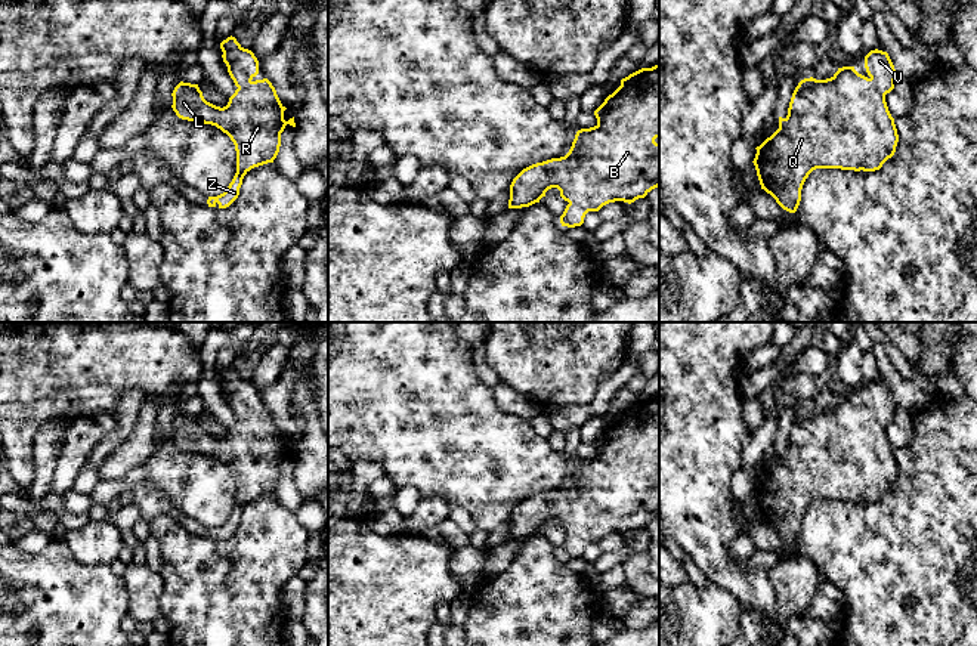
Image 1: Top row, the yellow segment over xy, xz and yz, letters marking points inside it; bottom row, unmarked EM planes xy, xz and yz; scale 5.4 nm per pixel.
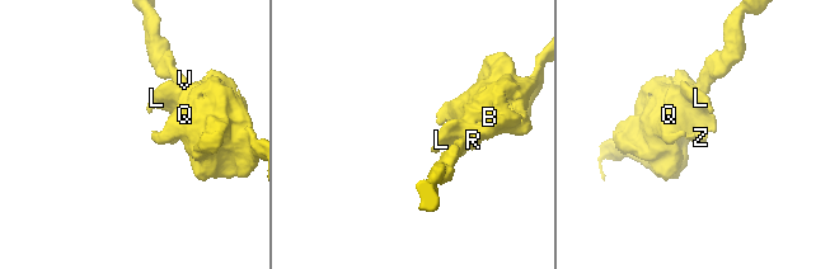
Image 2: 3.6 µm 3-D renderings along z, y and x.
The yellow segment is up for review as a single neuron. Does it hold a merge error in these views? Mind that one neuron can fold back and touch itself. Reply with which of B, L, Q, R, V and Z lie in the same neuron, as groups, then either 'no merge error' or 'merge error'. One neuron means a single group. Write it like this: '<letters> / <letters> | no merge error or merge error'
B L Q R V Z | no merge error

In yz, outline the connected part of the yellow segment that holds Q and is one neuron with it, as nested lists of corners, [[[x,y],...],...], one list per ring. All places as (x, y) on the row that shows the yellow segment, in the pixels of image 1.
[[[875,49],[865,56],[865,68],[866,77],[854,67],[842,67],[826,80],[801,80],[792,93],[788,115],[779,117],[779,129],[755,148],[752,163],[761,189],[783,210],[797,211],[803,185],[816,169],[875,171],[894,155],[899,135],[885,102],[897,77],[894,65],[887,52]]]

